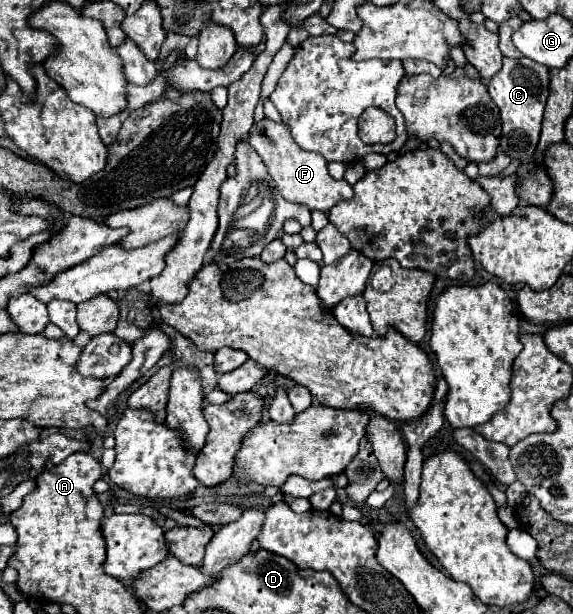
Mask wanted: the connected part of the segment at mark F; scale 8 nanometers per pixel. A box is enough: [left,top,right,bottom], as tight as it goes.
[247,117,353,213]

